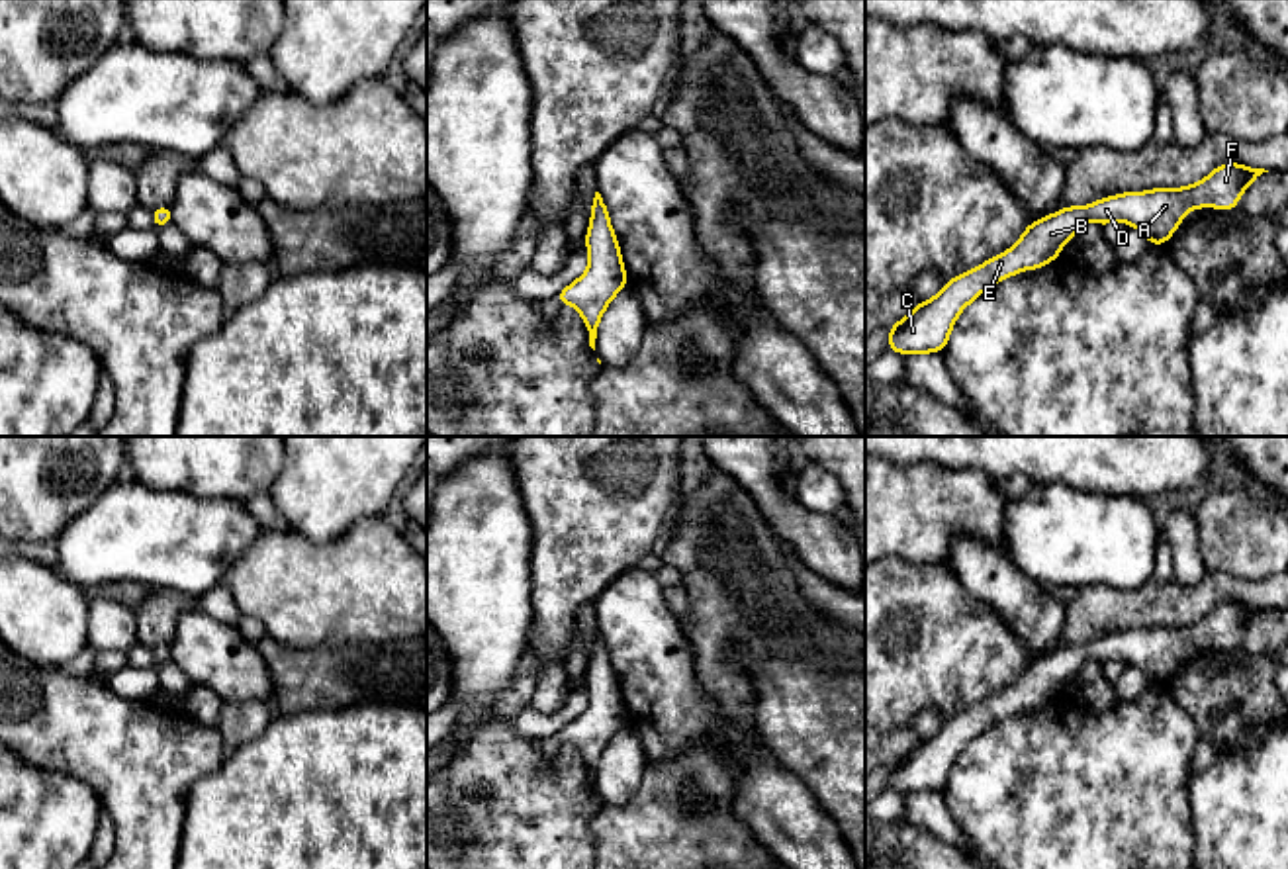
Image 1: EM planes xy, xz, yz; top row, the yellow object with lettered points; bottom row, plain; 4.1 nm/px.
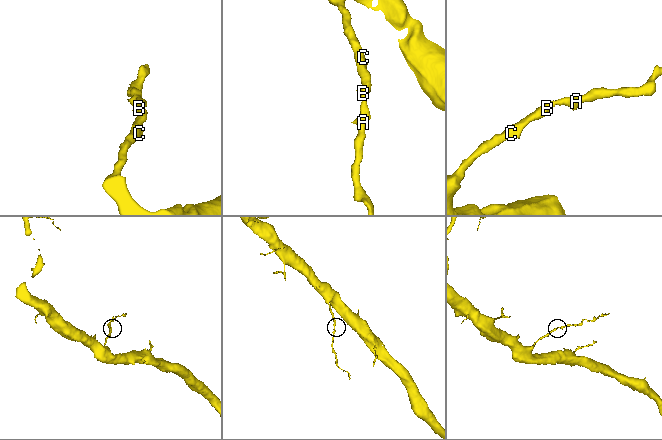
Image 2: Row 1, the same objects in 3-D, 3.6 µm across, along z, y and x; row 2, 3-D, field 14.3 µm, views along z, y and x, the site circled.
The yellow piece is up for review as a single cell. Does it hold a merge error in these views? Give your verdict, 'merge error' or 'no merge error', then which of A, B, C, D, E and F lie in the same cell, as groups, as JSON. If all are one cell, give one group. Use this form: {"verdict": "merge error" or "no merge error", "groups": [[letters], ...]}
{"verdict": "no merge error", "groups": [["A", "B", "C", "D", "E", "F"]]}

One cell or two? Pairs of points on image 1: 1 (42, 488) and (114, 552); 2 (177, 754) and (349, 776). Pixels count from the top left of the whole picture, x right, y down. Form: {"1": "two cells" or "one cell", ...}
{"1": "two cells", "2": "two cells"}

